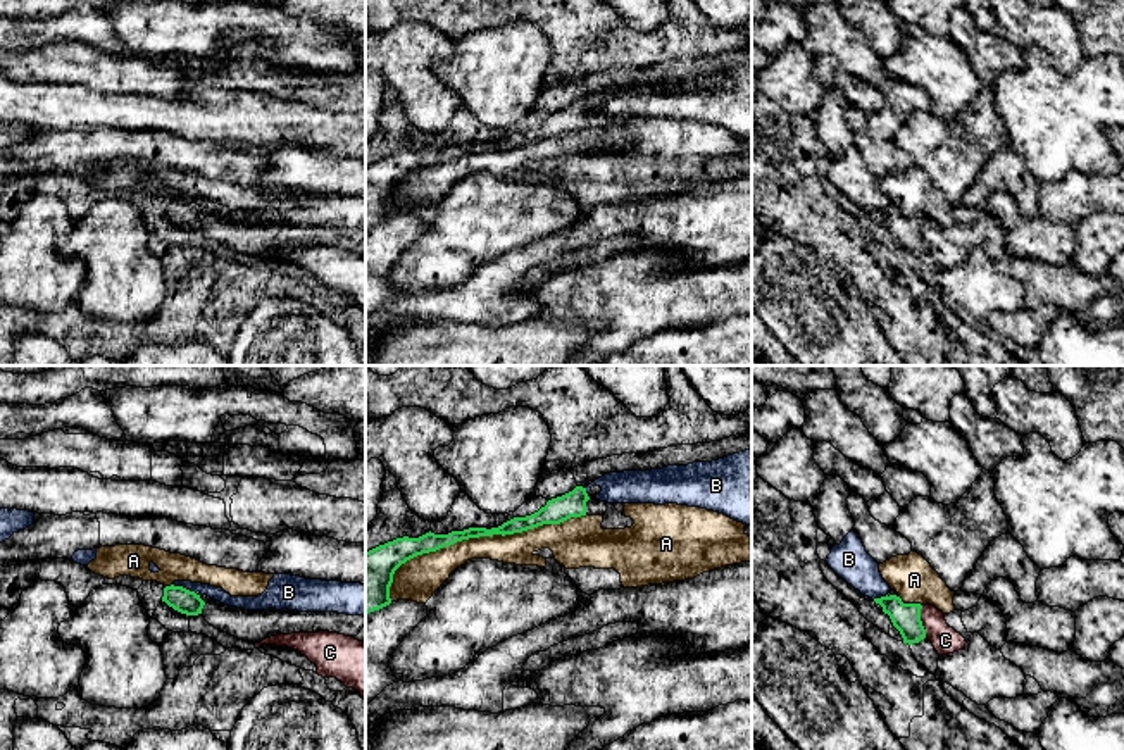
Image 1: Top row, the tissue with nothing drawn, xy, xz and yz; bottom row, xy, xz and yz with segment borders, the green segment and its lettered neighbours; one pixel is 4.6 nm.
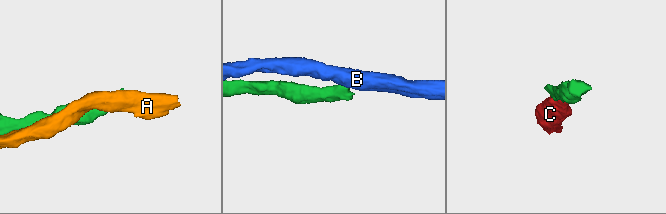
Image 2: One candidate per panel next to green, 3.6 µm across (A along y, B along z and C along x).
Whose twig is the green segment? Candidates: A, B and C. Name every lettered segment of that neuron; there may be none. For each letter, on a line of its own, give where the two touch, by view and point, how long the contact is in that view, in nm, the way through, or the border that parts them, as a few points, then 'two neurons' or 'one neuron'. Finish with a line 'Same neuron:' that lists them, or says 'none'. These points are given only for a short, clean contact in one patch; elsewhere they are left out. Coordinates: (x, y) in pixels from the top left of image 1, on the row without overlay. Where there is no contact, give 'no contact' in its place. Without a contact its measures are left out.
A: meets green in xz at (478, 150); contact 1000 nm long; two neurons
B: meets green in xy at (185, 202); contact 140 nm long; two neurons
C: meets green in yz at (921, 235); contact 150 nm long; border along yz (921, 219), (921, 238), (926, 249); two neurons
Same neuron: none

